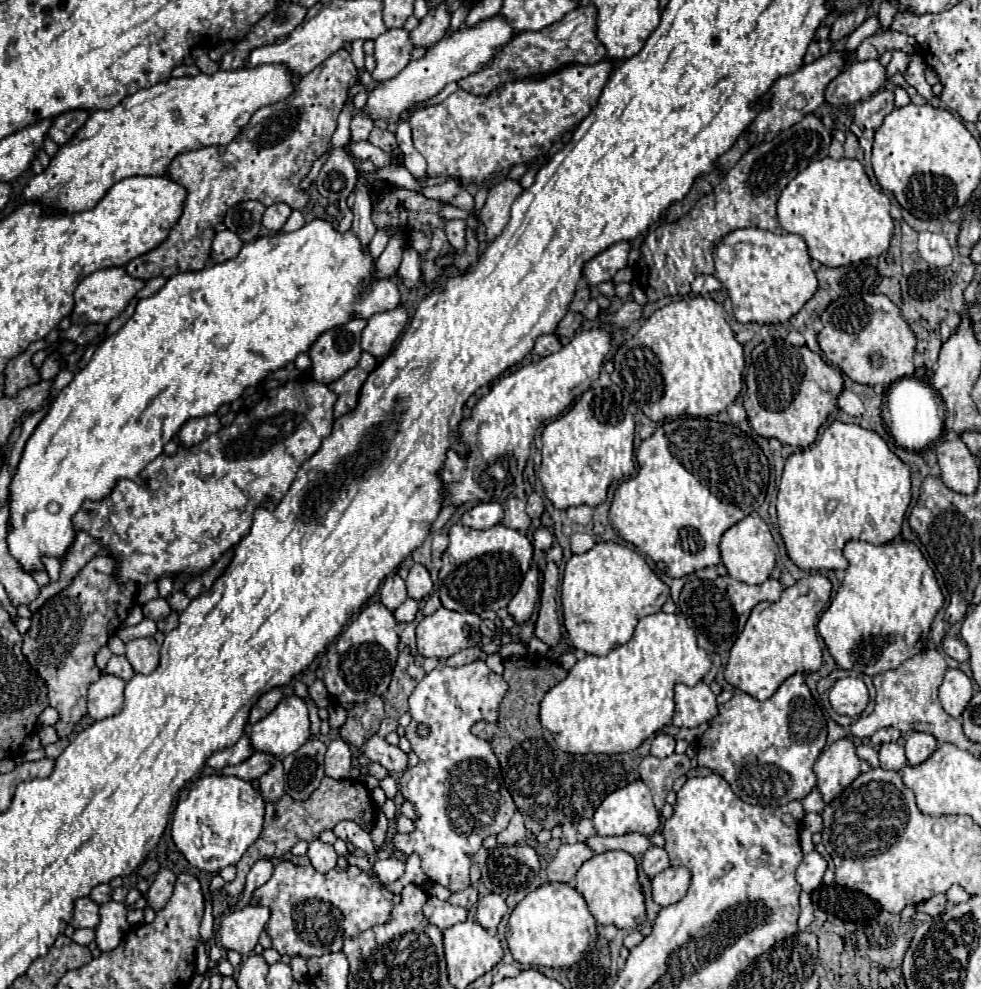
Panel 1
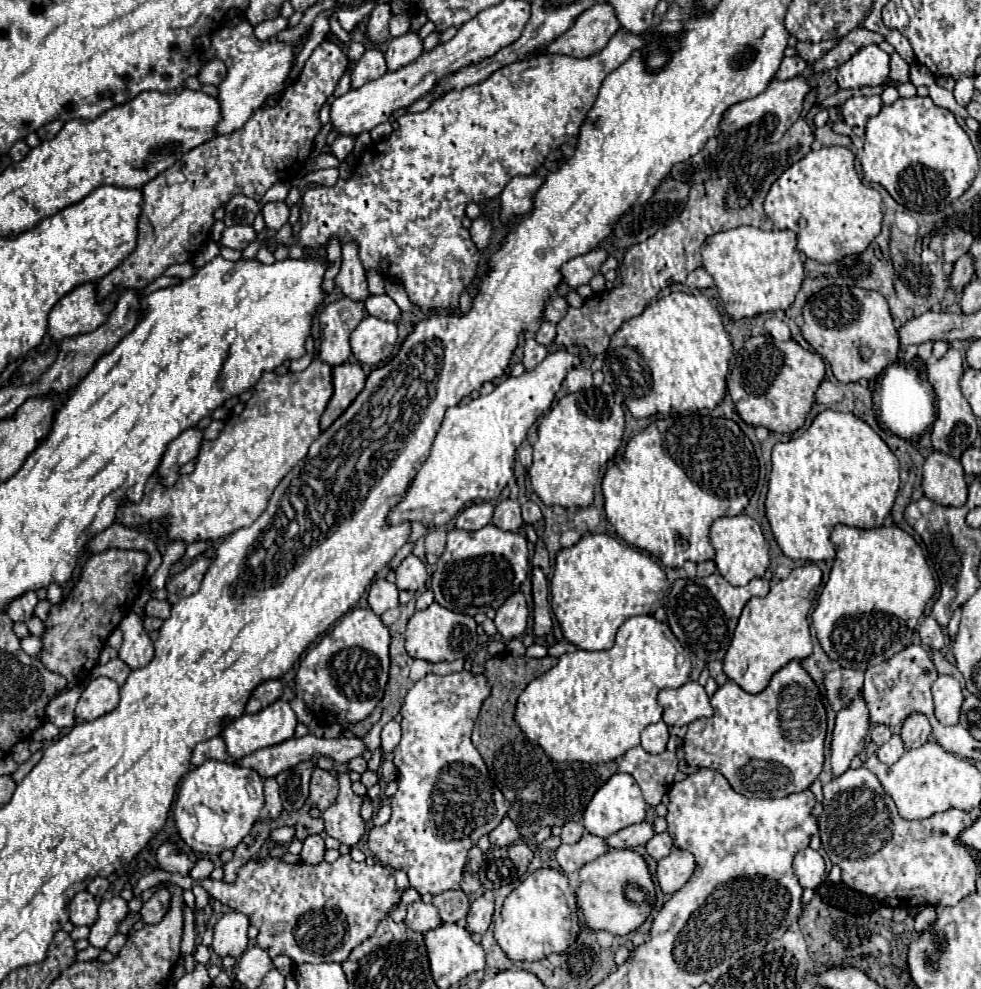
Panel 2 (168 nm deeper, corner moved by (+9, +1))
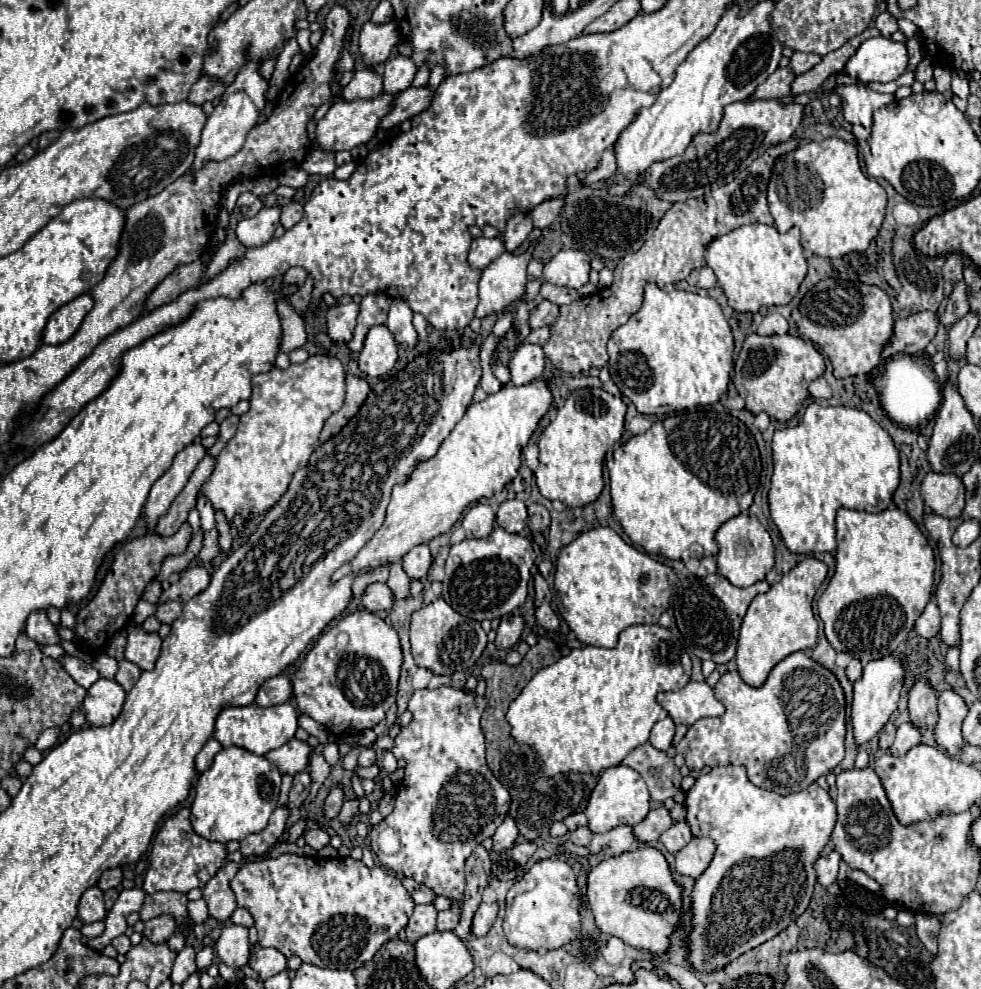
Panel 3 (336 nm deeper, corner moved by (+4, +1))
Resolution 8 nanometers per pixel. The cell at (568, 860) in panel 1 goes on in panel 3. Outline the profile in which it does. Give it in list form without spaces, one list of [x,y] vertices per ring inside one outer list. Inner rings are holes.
[[[618,826],[616,830],[610,830],[606,834],[594,834],[592,842],[588,846],[588,852],[592,858],[608,858],[608,856],[620,856],[630,850],[634,838],[630,826]]]

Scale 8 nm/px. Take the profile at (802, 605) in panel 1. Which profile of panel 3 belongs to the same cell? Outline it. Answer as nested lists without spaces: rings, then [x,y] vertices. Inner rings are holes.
[[[804,558],[788,574],[784,574],[782,580],[774,584],[766,594],[758,594],[752,600],[740,628],[738,650],[734,656],[738,674],[748,686],[762,686],[770,670],[780,660],[798,650],[812,650],[816,646],[818,622],[812,612],[812,600],[826,578],[826,572],[828,568],[824,562],[816,558]]]

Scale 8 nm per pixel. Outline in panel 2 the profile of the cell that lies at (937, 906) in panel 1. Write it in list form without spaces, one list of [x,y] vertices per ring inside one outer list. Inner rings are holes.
[[[923,908],[917,916],[915,916],[915,930],[923,932],[925,928],[929,928],[935,922],[935,908]]]

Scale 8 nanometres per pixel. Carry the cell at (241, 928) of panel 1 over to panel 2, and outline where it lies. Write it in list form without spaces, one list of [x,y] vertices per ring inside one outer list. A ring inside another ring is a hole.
[[[239,912],[225,914],[213,928],[213,950],[217,956],[239,958],[247,948],[249,918]]]

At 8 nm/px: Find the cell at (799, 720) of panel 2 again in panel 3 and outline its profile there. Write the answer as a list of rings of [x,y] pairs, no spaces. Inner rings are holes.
[[[794,652],[782,662],[778,662],[760,688],[748,686],[734,670],[726,672],[714,686],[714,692],[716,698],[726,706],[726,712],[720,718],[694,722],[688,728],[686,736],[676,744],[678,752],[686,758],[686,766],[690,770],[702,770],[704,766],[714,768],[726,764],[740,764],[746,768],[748,778],[754,786],[776,794],[790,794],[806,790],[812,782],[816,782],[820,776],[828,774],[842,762],[846,734],[844,694],[836,676],[806,654]]]

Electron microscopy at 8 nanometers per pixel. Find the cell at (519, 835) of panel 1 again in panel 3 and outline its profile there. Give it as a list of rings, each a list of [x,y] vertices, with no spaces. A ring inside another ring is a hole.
[[[508,816],[500,826],[498,826],[498,830],[496,830],[496,834],[492,836],[492,840],[494,840],[494,852],[502,852],[502,850],[508,850],[508,848],[512,848],[514,846],[514,842],[516,842],[516,838],[518,838],[518,826],[516,826],[516,822]]]

